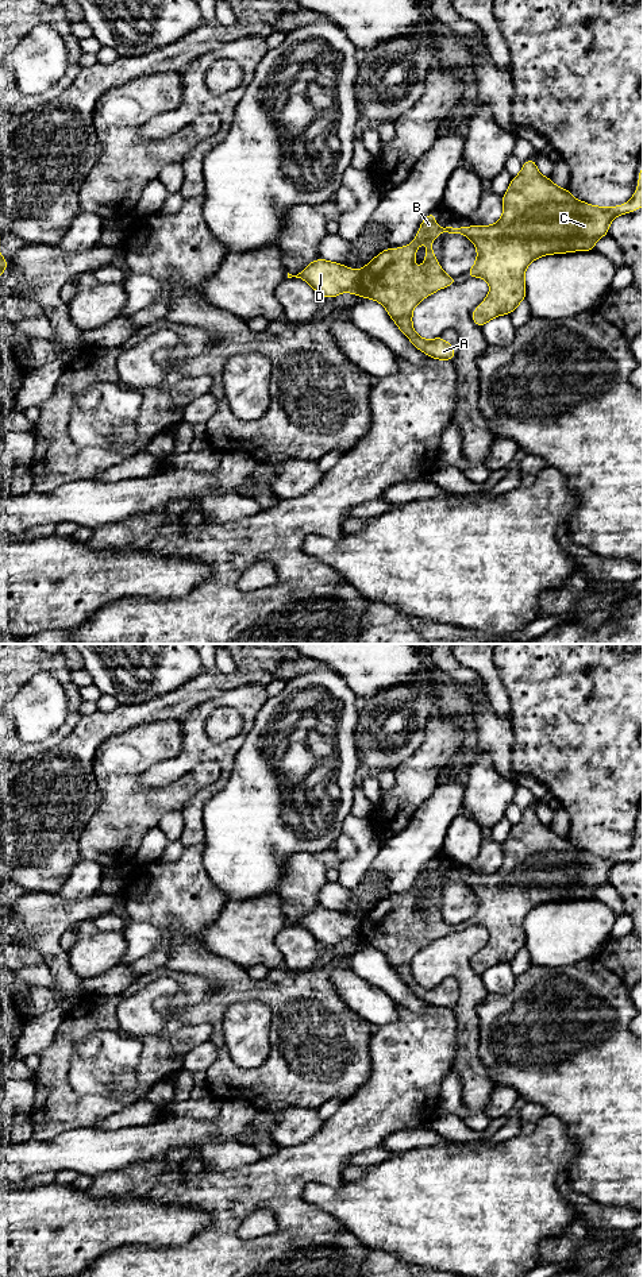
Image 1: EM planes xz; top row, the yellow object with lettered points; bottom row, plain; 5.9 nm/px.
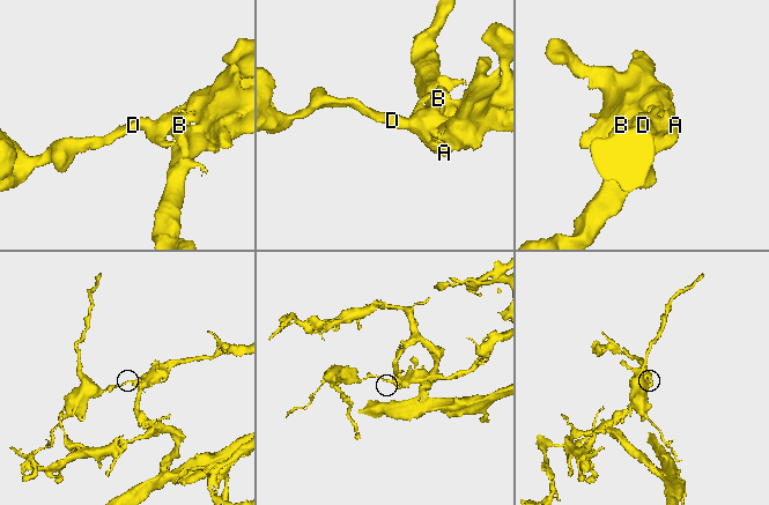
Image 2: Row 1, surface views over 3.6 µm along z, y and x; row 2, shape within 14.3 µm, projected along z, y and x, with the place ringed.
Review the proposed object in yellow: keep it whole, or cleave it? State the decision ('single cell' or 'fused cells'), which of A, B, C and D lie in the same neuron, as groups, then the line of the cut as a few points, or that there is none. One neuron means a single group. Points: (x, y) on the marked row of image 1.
fused cells; groups A B C / D; cut xz (361, 270), (358, 294)

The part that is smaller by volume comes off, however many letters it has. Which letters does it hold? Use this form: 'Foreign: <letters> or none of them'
Foreign: D

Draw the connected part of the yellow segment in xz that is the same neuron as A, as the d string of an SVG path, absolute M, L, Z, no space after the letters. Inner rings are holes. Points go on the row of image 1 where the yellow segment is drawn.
M535 158L523 163L521 173L512 178L507 193L501 197L504 213L501 219L486 227L446 227L435 225L435 212L427 215L419 228L415 240L407 247L386 248L361 270L359 296L381 302L400 331L420 351L430 358L453 360L454 344L444 343L440 335L436 339L421 339L412 328L412 310L426 297L439 289L458 283L457 278L446 275L440 263L435 261L434 240L443 232L467 236L478 251L474 266L466 273L469 278L481 277L490 285L488 297L481 306L471 312L471 320L484 327L490 319L511 315L525 300L524 273L528 265L539 256L548 254L565 254L570 251L592 251L598 238L607 236L609 223L619 215L638 211L643 205L643 167L639 170L638 192L624 205L602 208L575 200L569 189L562 189L543 177L535 165ZM427 246L426 262L420 269L413 266L416 247Z

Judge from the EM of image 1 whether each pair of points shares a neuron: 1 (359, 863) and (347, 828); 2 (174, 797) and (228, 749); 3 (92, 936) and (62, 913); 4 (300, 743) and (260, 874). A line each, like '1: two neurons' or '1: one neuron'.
1: one neuron
2: two neurons
3: two neurons
4: one neuron

